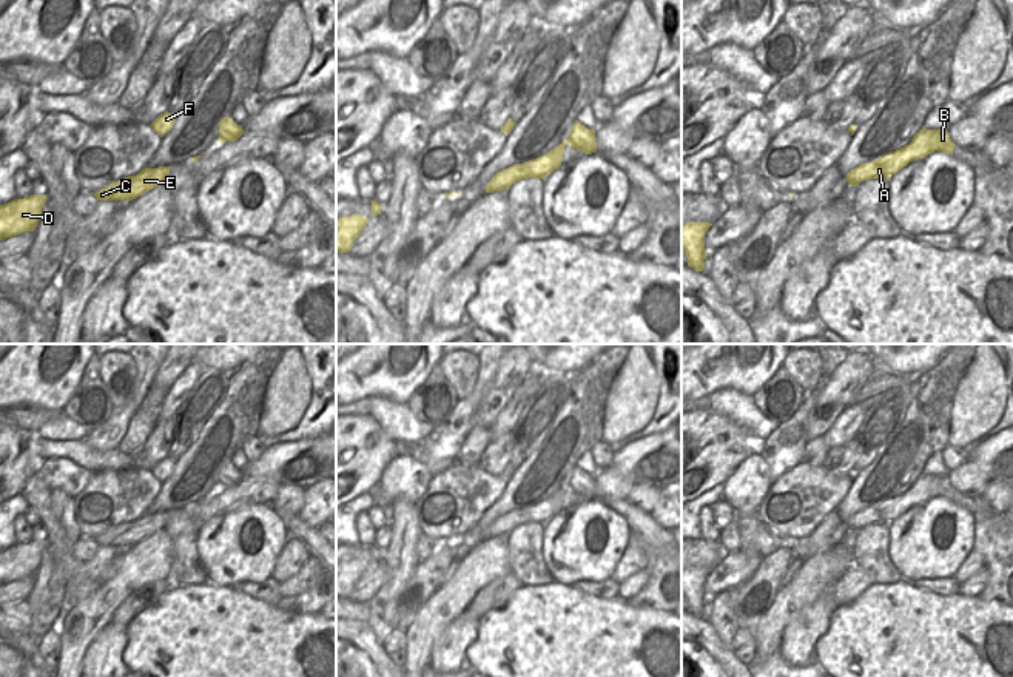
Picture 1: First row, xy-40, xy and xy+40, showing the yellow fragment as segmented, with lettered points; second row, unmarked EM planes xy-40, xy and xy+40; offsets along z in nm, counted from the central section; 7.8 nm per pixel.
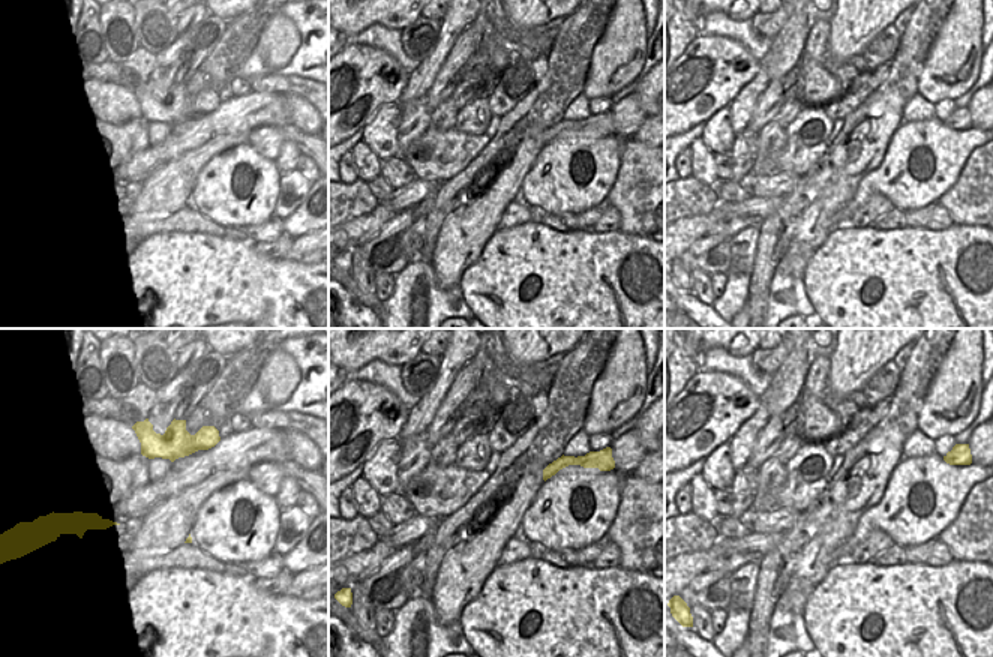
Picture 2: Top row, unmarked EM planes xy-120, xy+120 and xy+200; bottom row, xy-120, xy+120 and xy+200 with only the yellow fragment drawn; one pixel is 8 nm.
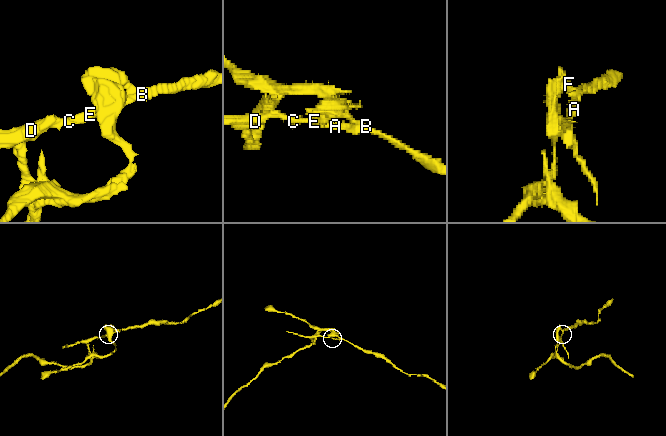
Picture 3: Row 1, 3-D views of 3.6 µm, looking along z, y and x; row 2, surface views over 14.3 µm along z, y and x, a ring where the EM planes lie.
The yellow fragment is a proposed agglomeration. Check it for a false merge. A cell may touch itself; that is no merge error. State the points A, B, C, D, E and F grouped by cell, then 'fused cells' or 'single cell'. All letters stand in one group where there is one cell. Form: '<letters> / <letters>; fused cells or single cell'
A B C D E / F; fused cells

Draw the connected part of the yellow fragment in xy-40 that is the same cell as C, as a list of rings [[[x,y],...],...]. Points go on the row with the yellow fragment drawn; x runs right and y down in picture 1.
[[[171,167],[145,168],[136,176],[120,179],[94,193],[97,200],[133,200],[143,193],[163,185]]]

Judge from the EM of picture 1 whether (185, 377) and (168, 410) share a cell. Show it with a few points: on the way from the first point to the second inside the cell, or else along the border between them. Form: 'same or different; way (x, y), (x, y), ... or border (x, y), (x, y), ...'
same; way (184, 384), (171, 403)

